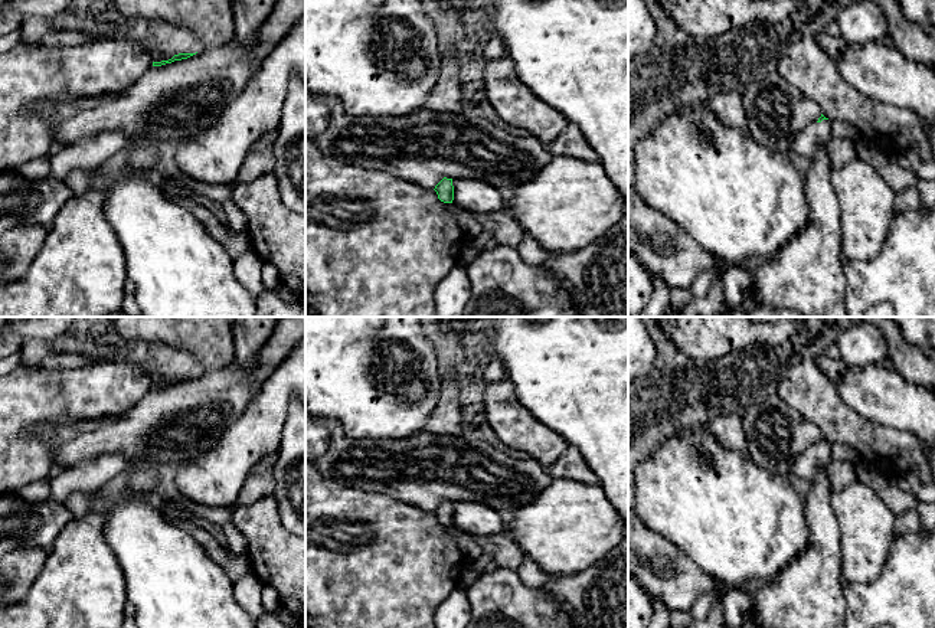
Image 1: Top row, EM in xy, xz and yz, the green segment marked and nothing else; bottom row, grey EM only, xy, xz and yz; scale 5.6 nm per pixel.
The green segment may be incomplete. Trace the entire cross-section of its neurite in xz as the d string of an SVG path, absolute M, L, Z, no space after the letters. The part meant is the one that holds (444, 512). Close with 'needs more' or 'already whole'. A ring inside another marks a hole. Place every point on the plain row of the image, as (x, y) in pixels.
M444 500L434 511L438 517L438 521L444 526L452 526L454 523L454 508L452 501Z; already whole

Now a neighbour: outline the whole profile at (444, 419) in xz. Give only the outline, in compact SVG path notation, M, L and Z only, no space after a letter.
M449 373L442 380L442 390L435 409L425 422L424 432L434 432L435 435L461 436L462 425L460 402L460 383L457 373Z

